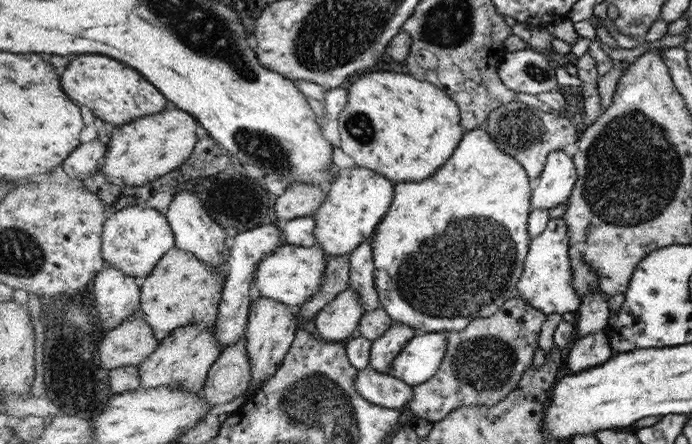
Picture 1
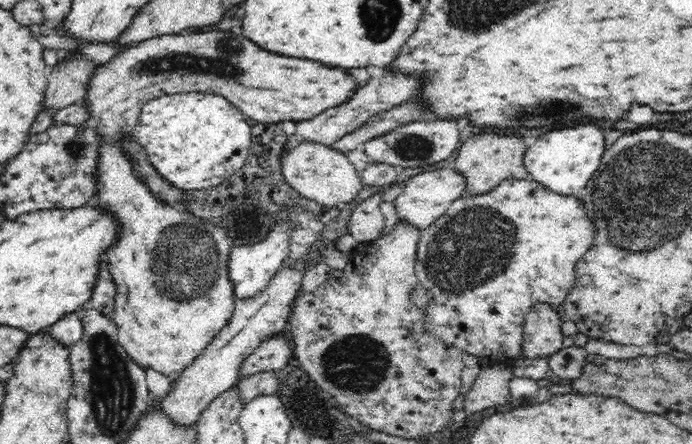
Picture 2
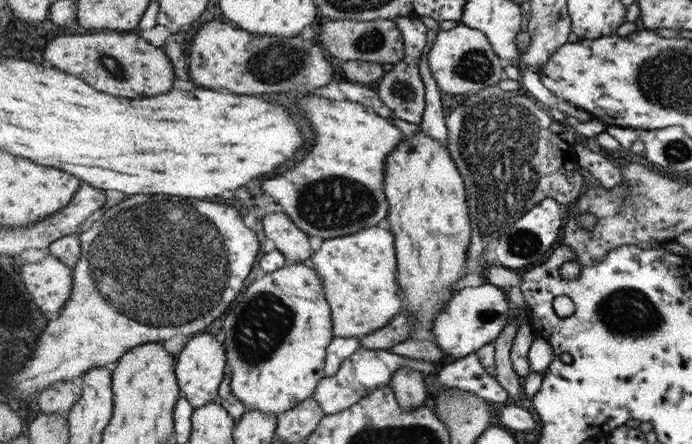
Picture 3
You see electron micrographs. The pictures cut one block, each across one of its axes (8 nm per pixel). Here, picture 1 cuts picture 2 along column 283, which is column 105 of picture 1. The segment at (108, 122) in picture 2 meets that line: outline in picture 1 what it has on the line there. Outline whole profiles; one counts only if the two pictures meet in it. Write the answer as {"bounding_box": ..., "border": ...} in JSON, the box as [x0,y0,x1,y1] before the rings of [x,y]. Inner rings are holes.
{"bounding_box":[64,54,169,126],"border":[[[100,54],[78,56],[64,74],[64,88],[80,104],[88,106],[95,116],[117,126],[130,124],[142,117],[168,109],[169,98],[152,81],[128,64]]]}

